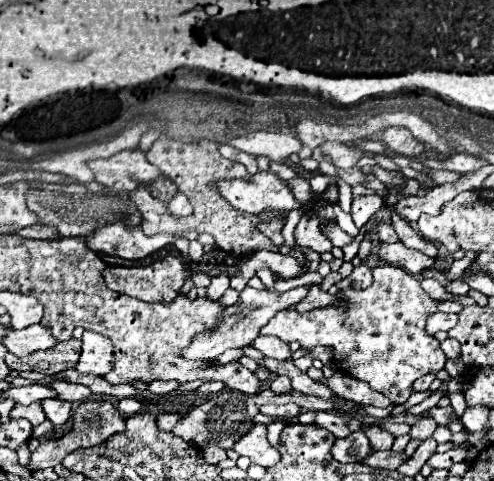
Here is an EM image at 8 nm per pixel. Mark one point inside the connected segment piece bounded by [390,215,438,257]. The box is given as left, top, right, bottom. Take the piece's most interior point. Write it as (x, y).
(408, 235)

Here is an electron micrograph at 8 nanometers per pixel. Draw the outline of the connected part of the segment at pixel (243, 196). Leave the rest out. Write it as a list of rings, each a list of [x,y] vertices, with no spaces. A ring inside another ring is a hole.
[[[258,171],[250,179],[222,179],[216,181],[220,195],[242,213],[260,215],[264,211],[290,213],[294,209],[306,209],[290,191],[286,181],[272,171]]]

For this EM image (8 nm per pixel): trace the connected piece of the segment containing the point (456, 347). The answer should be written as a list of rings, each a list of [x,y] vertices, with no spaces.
[[[446,339],[440,345],[442,345],[442,351],[446,353],[448,359],[458,359],[460,357],[460,343],[456,343],[456,339]]]

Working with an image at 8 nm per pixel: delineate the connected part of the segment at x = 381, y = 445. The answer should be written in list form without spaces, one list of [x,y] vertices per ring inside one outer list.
[[[372,425],[372,427],[368,427],[366,429],[366,437],[370,439],[370,445],[372,445],[372,449],[376,449],[376,451],[386,451],[386,449],[390,449],[392,447],[392,443],[394,443],[394,435],[390,433],[390,431],[386,431],[384,427],[380,427],[380,425]]]

